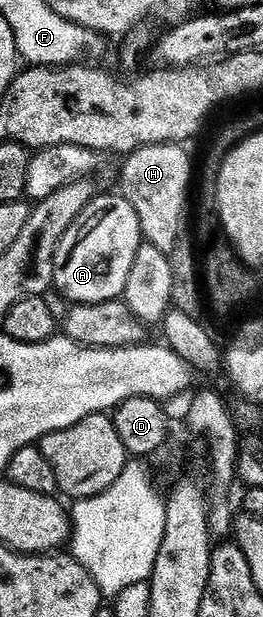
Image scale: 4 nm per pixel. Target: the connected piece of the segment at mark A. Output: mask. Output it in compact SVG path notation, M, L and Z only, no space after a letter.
M97 196L75 218L75 222L63 234L55 250L53 283L66 301L73 304L98 304L124 297L127 274L131 274L131 262L143 243L141 223L125 197Z

